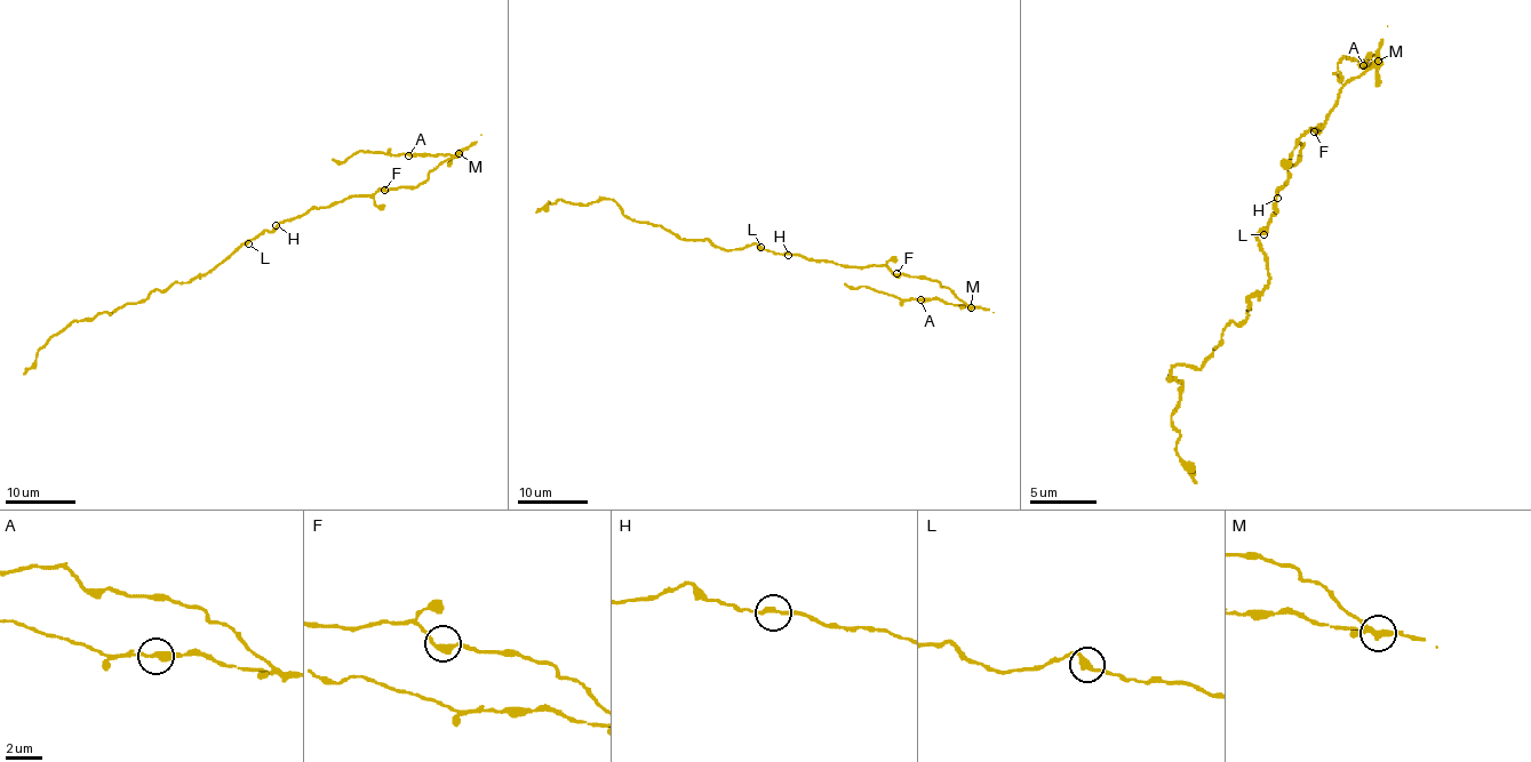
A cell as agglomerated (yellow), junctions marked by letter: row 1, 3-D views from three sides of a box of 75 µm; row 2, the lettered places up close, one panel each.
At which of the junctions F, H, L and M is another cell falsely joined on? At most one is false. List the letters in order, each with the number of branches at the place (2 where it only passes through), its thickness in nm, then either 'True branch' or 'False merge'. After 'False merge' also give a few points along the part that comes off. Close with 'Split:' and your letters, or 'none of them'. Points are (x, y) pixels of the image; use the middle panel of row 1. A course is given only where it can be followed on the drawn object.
F: Branches: 2. Thickness 300 nm. True branch
H: Branches: 2. Thickness 220 nm. True branch
L: Branches: 2. Thickness 300 nm. True branch
M: Branches: 4. Thickness 260 nm. False merge. Course of the part to remove: (971, 306), (938, 299), (900, 299), (863, 286), (844, 283)
Split: M

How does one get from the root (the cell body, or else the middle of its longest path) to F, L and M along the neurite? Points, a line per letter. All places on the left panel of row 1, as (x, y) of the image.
F: (278, 225), (311, 209), (329, 207), (351, 197), (373, 195), (384, 190)
L: (278, 225), (271, 232), (263, 230), (248, 243)
M: (278, 225), (311, 209), (329, 207), (351, 197), (373, 195), (399, 186), (419, 186), (431, 170), (459, 153)

